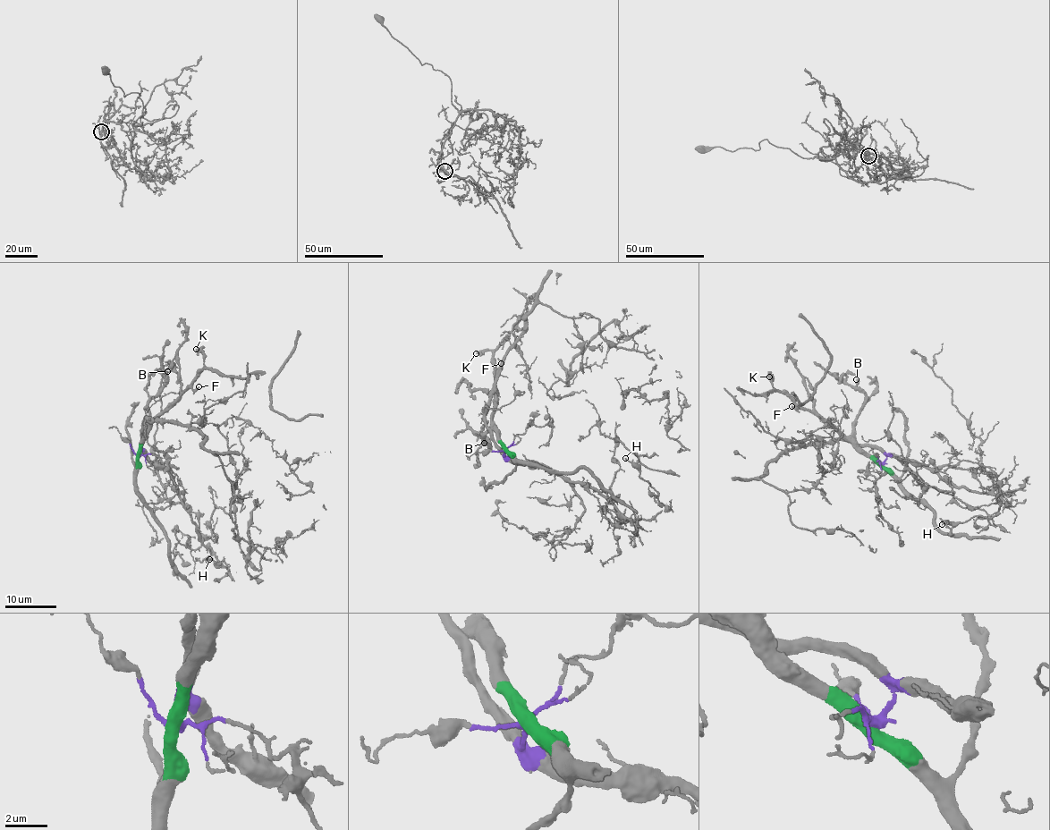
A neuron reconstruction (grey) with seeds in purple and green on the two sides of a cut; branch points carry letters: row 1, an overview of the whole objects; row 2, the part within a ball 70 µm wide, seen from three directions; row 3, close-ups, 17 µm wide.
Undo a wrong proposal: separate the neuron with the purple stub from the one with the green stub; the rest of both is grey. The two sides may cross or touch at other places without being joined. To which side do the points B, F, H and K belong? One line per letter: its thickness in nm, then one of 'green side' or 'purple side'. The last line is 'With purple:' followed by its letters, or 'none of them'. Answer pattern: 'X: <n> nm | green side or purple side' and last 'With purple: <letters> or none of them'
B: 320 nm | green side
F: 260 nm | green side
H: 130 nm | purple side
K: 380 nm | green side
With purple: H

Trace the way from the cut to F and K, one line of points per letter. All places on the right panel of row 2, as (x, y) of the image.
F: (882, 464), (859, 451), (819, 418), (791, 405)
K: (882, 464), (859, 451), (819, 418), (795, 407), (787, 396), (773, 385), (770, 376)

